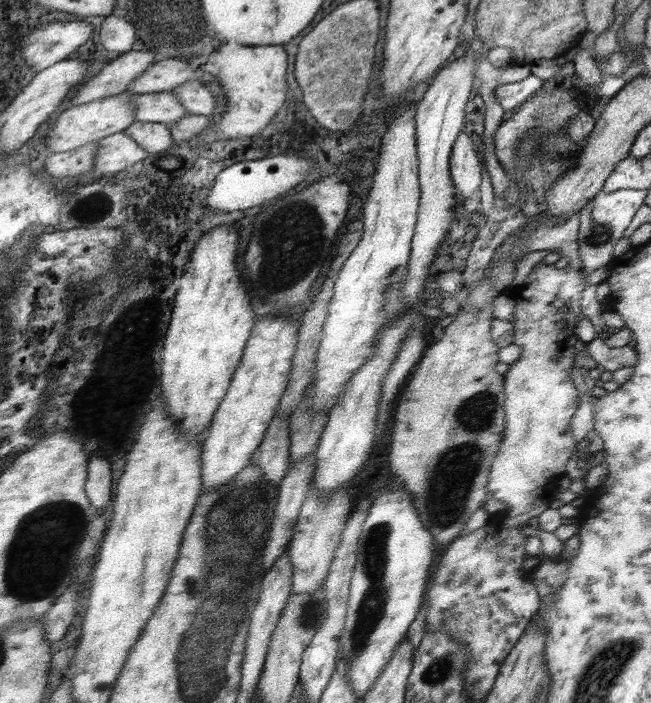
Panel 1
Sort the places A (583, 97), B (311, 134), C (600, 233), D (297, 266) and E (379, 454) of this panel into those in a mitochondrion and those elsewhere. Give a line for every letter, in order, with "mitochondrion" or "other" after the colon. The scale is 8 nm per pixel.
A: other
B: other
C: mitochondrion
D: mitochondrion
E: other

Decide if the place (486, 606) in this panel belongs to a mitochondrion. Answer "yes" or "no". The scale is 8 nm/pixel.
no

